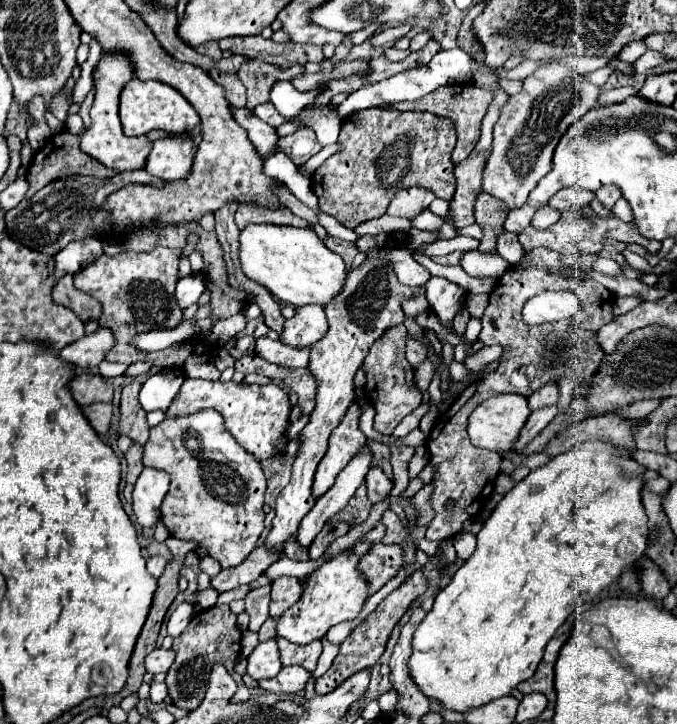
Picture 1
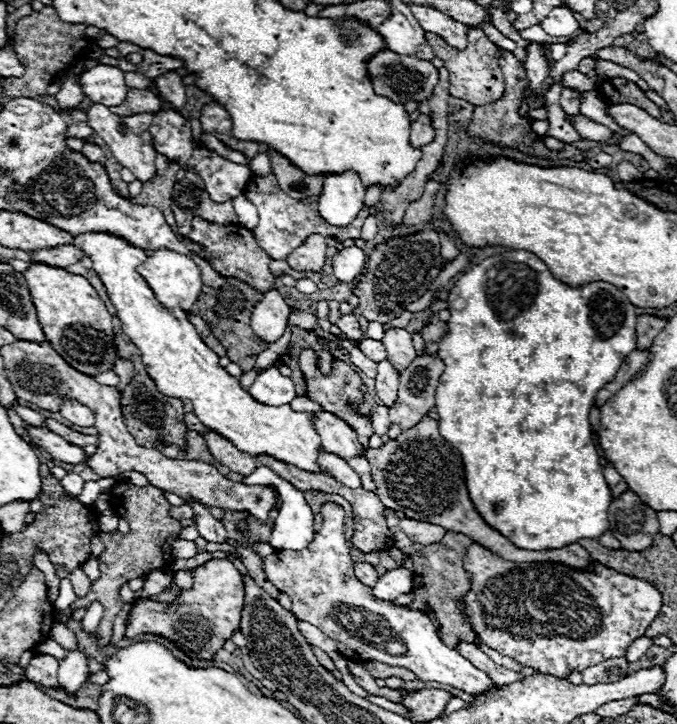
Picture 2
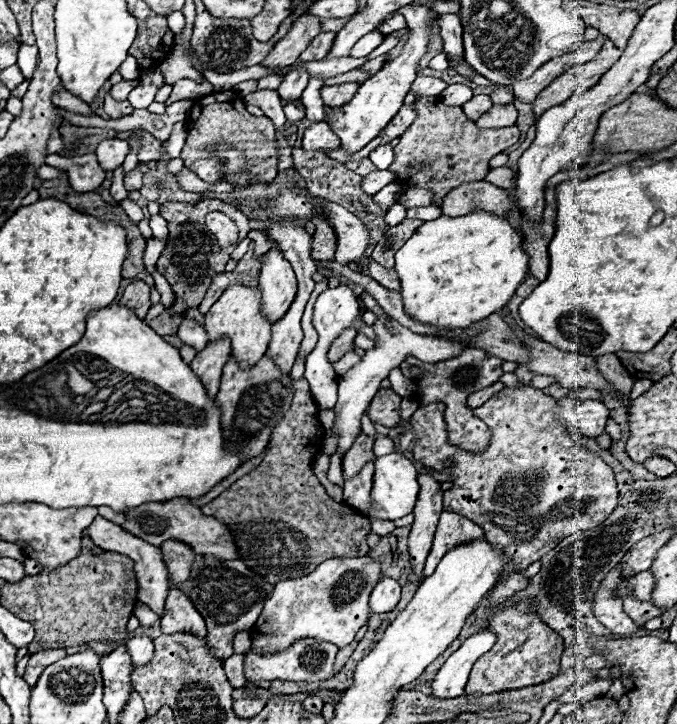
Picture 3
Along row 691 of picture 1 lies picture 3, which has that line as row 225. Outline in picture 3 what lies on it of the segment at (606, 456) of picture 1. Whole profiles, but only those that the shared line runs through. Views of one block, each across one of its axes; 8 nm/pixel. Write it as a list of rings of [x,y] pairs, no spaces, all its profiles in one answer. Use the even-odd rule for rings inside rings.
[[[474,210],[456,218],[442,214],[436,220],[424,222],[396,252],[396,272],[402,282],[406,312],[412,314],[418,322],[440,328],[468,328],[492,312],[502,310],[514,296],[516,288],[526,280],[528,266],[530,258],[524,250],[524,238],[506,218],[486,210]]]

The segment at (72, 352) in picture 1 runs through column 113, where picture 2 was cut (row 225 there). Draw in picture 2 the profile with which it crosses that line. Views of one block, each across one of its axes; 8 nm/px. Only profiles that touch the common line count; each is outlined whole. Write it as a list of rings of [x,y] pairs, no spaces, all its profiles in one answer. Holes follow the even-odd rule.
[[[354,172],[330,174],[324,178],[320,216],[334,226],[348,226],[364,208],[364,186]]]

